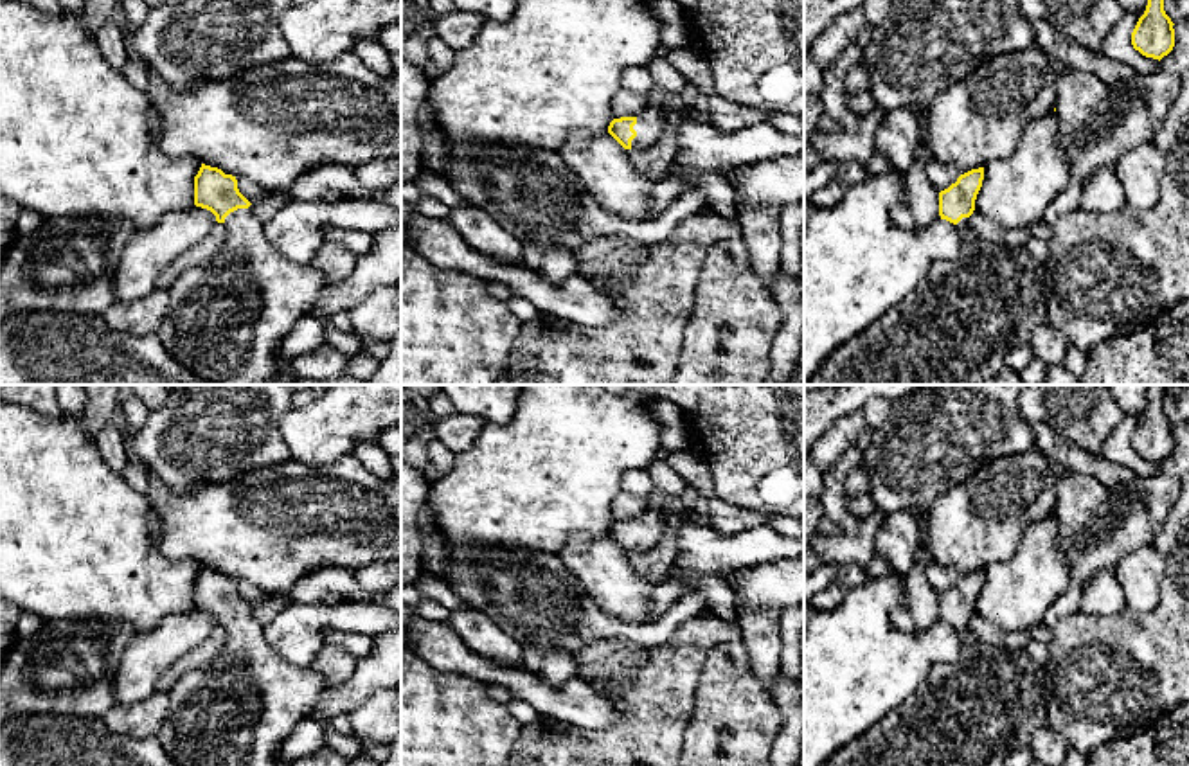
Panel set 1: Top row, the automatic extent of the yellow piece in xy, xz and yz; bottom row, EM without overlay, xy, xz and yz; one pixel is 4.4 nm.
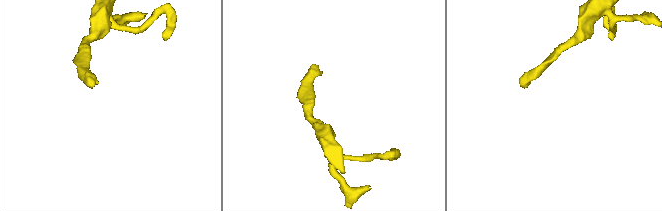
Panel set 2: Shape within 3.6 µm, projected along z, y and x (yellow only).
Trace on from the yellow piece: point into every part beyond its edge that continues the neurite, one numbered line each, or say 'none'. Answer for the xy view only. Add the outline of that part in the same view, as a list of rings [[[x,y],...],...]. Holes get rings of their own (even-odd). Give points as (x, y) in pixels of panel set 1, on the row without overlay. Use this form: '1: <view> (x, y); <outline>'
1: xy (236, 711); [[[250,610],[230,615],[223,629],[227,633],[223,651],[169,689],[169,707],[156,739],[178,766],[281,766],[275,753],[293,728],[313,714],[326,689],[324,678],[313,665],[295,665],[281,656],[264,640],[263,626]]]

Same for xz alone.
1: xz (650, 525); [[[648,509],[637,518],[637,527],[633,529],[637,539],[631,543],[631,552],[646,554],[653,550],[662,538],[662,530],[664,512],[658,509]]]

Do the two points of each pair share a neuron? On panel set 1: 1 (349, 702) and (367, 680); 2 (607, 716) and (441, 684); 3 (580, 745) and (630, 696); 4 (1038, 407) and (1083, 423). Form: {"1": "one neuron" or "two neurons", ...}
{"1": "one neuron", "2": "two neurons", "3": "one neuron", "4": "one neuron"}

